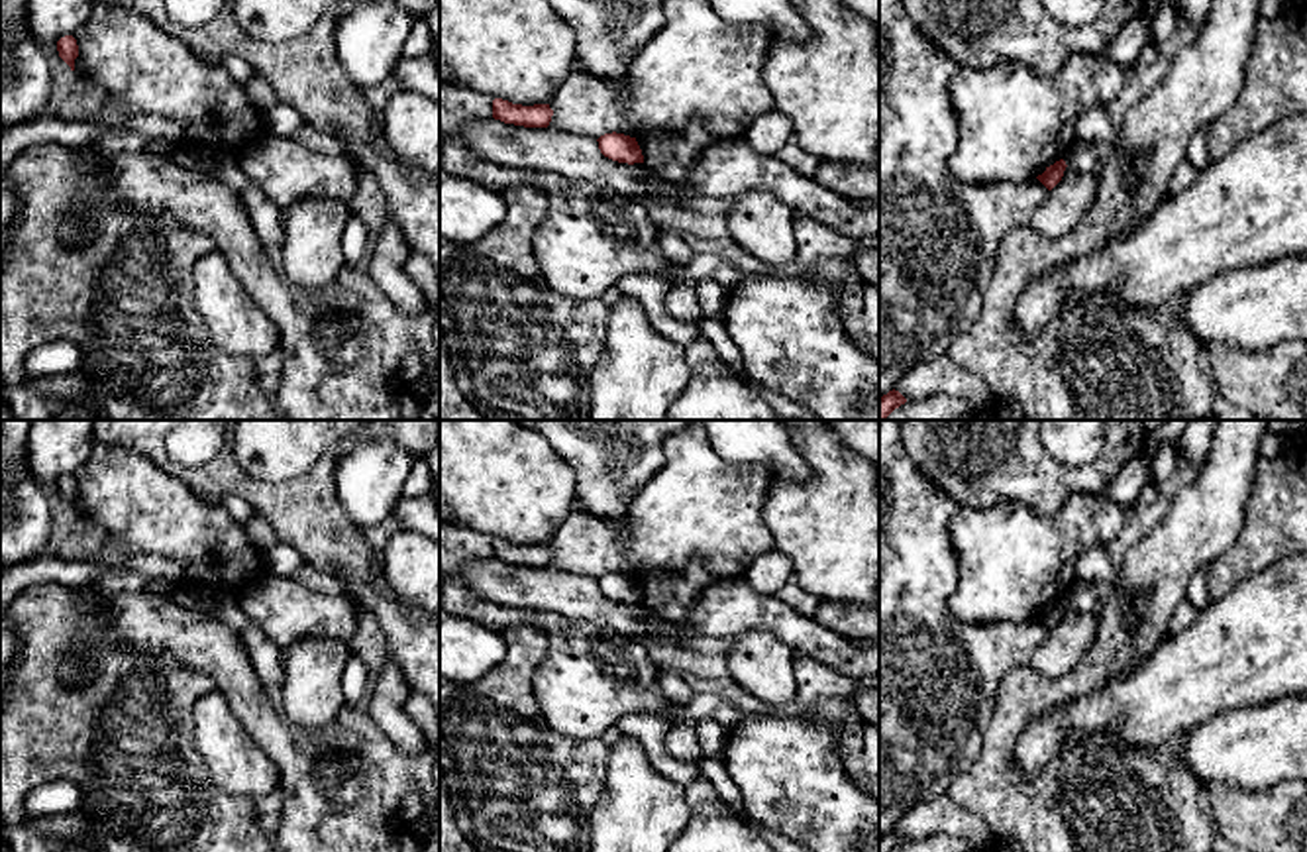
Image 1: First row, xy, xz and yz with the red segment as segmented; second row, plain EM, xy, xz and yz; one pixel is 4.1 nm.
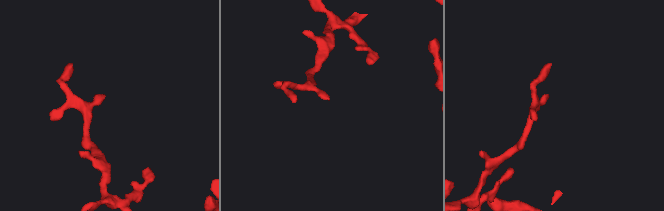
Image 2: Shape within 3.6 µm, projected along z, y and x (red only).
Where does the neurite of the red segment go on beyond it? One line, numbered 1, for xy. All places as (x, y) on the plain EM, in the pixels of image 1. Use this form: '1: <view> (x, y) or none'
1: none

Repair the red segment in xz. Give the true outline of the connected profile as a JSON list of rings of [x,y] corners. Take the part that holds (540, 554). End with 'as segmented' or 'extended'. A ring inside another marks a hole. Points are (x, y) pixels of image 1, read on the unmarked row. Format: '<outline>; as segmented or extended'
[[[502,538],[493,540],[493,558],[504,563],[524,565],[524,567],[548,567],[553,550],[549,544],[522,546],[512,544]]]; as segmented

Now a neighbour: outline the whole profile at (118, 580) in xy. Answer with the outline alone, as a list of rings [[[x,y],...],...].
[[[112,567],[94,589],[112,593],[147,591],[149,577],[124,567]]]

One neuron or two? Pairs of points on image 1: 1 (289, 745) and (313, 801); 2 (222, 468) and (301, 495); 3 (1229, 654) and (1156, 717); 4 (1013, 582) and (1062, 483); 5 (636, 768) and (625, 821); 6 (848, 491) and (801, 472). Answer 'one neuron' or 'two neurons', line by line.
1: one neuron
2: one neuron
3: one neuron
4: two neurons
5: one neuron
6: two neurons

